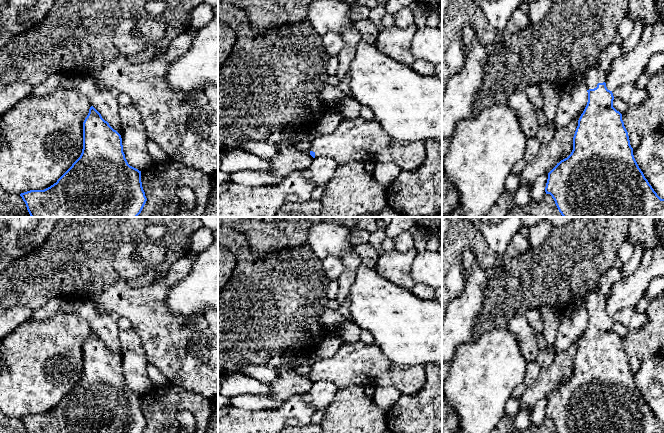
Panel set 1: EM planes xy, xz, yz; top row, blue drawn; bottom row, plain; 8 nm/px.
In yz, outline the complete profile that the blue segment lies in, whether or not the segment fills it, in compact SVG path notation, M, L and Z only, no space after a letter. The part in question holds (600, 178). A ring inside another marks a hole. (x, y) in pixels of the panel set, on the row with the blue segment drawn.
M593 66L584 73L588 102L578 120L571 154L548 173L545 187L563 217L664 217L664 199L654 191L639 168L622 114L613 107L614 96L606 87L607 74Z

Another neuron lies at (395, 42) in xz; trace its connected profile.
M415 24L406 28L397 26L382 28L377 37L375 47L381 53L397 62L411 66L415 59L411 53L411 44L417 29Z

